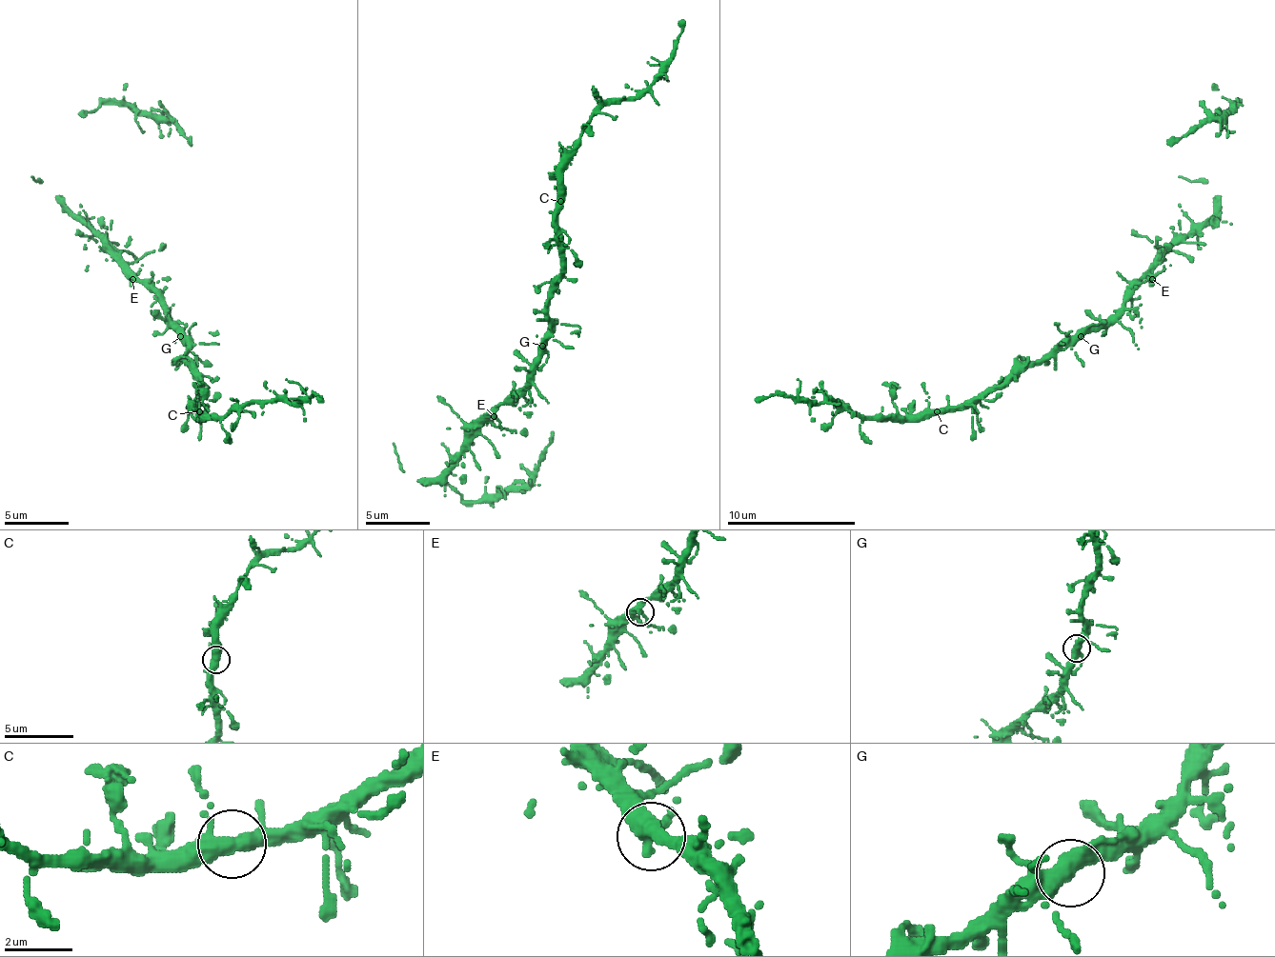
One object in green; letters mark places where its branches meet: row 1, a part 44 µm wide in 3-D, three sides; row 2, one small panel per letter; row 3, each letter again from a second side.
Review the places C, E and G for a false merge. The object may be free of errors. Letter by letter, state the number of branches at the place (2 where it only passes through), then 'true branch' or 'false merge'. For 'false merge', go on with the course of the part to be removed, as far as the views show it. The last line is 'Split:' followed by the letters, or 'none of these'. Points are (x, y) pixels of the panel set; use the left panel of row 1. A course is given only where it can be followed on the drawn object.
C: 3 branches meet; true branch
E: 3 branches meet; true branch
G: 3 branches meet; true branch
Split: none of these

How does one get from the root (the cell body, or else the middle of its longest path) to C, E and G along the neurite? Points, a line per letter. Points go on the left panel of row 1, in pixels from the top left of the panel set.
C: (168, 314), (180, 327), (187, 340), (187, 359), (200, 375), (200, 398), (196, 401), (200, 410)
E: (168, 314), (151, 291), (138, 279), (132, 279)
G: (168, 314), (180, 336)

